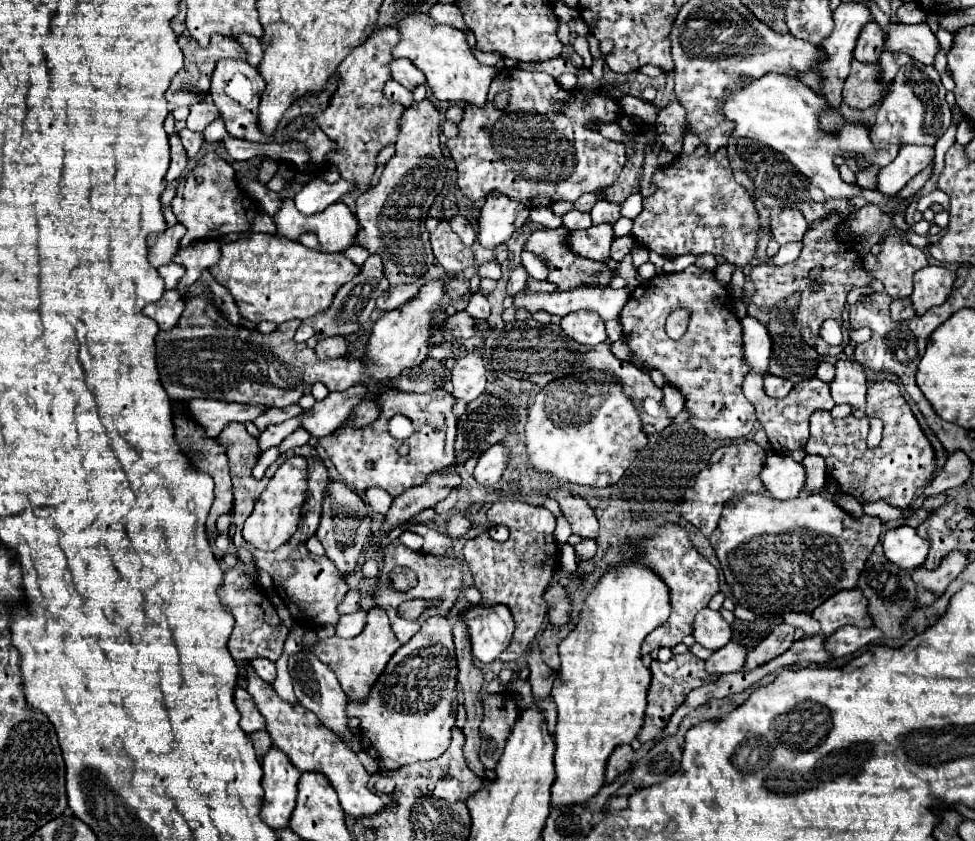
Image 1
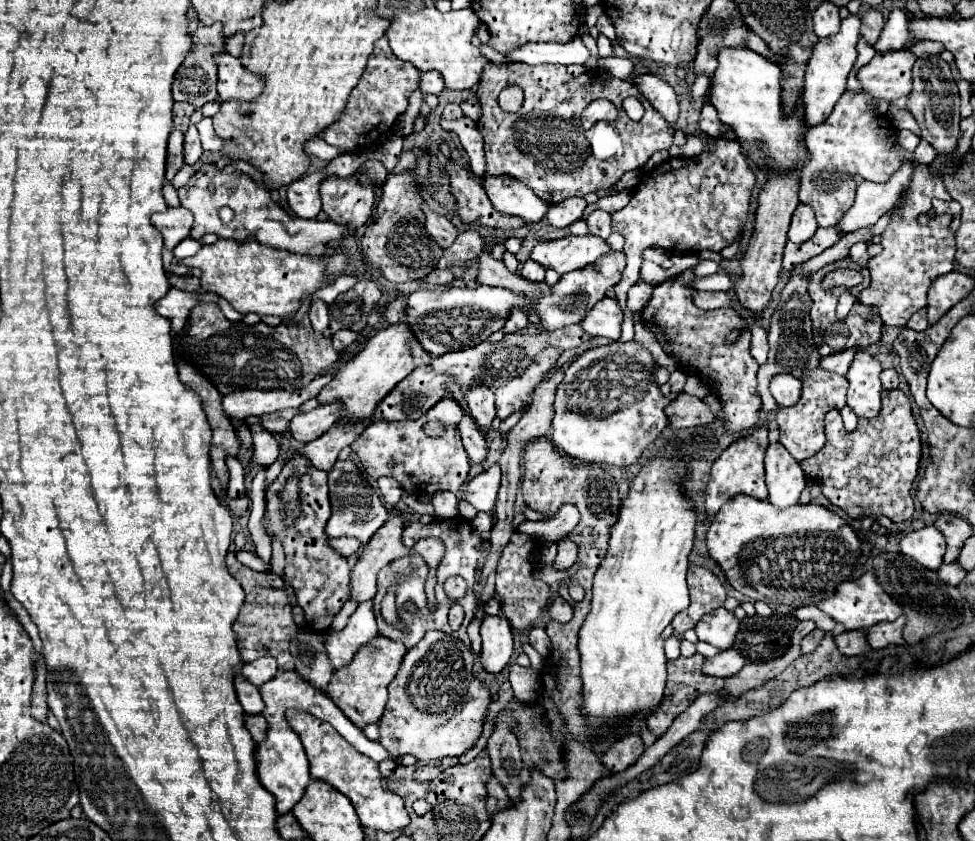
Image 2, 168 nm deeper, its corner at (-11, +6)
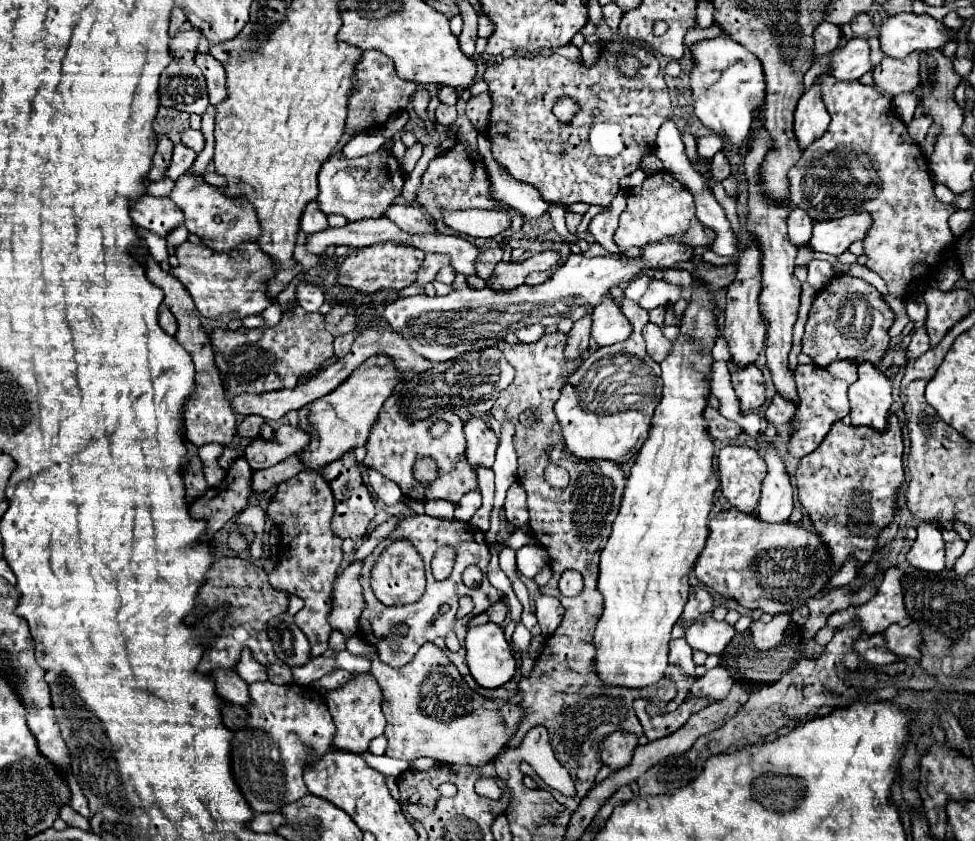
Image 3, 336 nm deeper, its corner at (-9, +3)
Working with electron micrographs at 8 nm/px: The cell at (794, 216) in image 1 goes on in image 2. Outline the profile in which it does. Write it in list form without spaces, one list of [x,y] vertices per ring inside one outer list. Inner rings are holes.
[[[800,203],[792,215],[788,239],[792,243],[804,243],[816,233],[816,229],[818,229],[818,225],[816,225],[816,217],[814,217],[812,207]]]

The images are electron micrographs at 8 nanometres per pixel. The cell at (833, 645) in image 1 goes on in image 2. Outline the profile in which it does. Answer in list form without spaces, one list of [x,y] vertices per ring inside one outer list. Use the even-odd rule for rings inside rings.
[[[906,615],[898,617],[892,623],[878,623],[868,629],[868,643],[874,649],[884,649],[888,645],[904,645],[902,629],[906,625]]]

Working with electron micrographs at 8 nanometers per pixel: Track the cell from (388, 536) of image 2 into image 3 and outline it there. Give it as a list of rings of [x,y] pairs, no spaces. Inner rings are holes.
[[[362,560],[348,564],[346,570],[336,580],[336,588],[332,590],[332,614],[330,626],[340,630],[344,636],[352,636],[358,626],[358,618],[366,608],[362,586],[360,586],[360,570]]]

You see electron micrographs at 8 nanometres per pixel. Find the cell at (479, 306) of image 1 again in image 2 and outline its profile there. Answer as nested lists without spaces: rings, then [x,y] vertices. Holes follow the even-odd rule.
[[[514,309],[514,311],[512,311],[512,315],[510,315],[510,319],[506,321],[506,331],[510,331],[510,333],[516,333],[516,331],[522,331],[522,329],[526,329],[528,325],[530,325],[528,317],[526,317],[522,311]]]

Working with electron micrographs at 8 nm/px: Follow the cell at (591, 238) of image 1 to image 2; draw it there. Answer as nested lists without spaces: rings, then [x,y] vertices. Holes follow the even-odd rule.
[[[594,235],[586,237],[564,237],[556,241],[540,241],[532,251],[532,261],[540,263],[546,269],[554,269],[564,275],[574,269],[582,269],[596,261],[598,257],[610,253],[610,245]]]

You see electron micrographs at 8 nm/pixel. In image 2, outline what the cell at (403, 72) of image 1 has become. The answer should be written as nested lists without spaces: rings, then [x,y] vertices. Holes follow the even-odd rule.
[[[430,71],[430,73],[422,73],[422,83],[420,83],[420,91],[422,93],[432,93],[432,95],[440,95],[444,91],[444,81],[442,75],[438,71]]]

